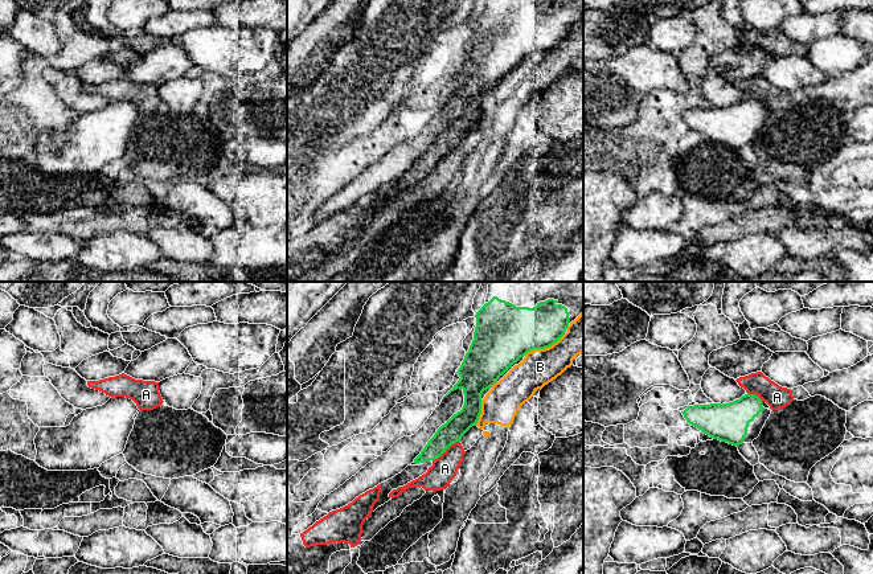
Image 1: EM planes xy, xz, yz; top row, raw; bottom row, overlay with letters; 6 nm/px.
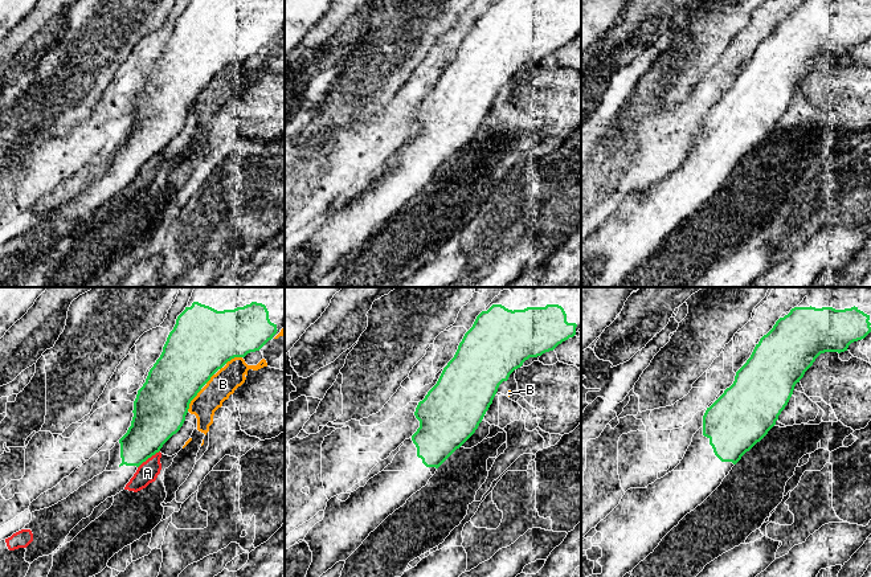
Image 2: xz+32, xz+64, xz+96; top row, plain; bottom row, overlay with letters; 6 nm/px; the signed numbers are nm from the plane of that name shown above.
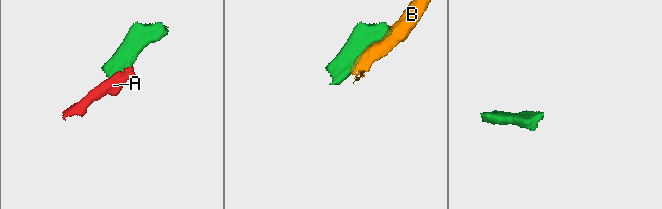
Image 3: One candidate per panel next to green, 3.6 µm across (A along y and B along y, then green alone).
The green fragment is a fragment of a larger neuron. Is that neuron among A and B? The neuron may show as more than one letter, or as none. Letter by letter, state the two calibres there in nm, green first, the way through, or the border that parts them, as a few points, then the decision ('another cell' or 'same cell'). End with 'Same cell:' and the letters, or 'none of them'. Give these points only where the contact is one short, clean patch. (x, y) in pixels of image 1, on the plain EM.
A: 140 nm thick on the green side, 160 nm on the other; border along xz (459, 144), (450, 148), (433, 164); another cell
B: 340 nm thick on the green side, 220 nm on the other; another cell
Same cell: none of them

